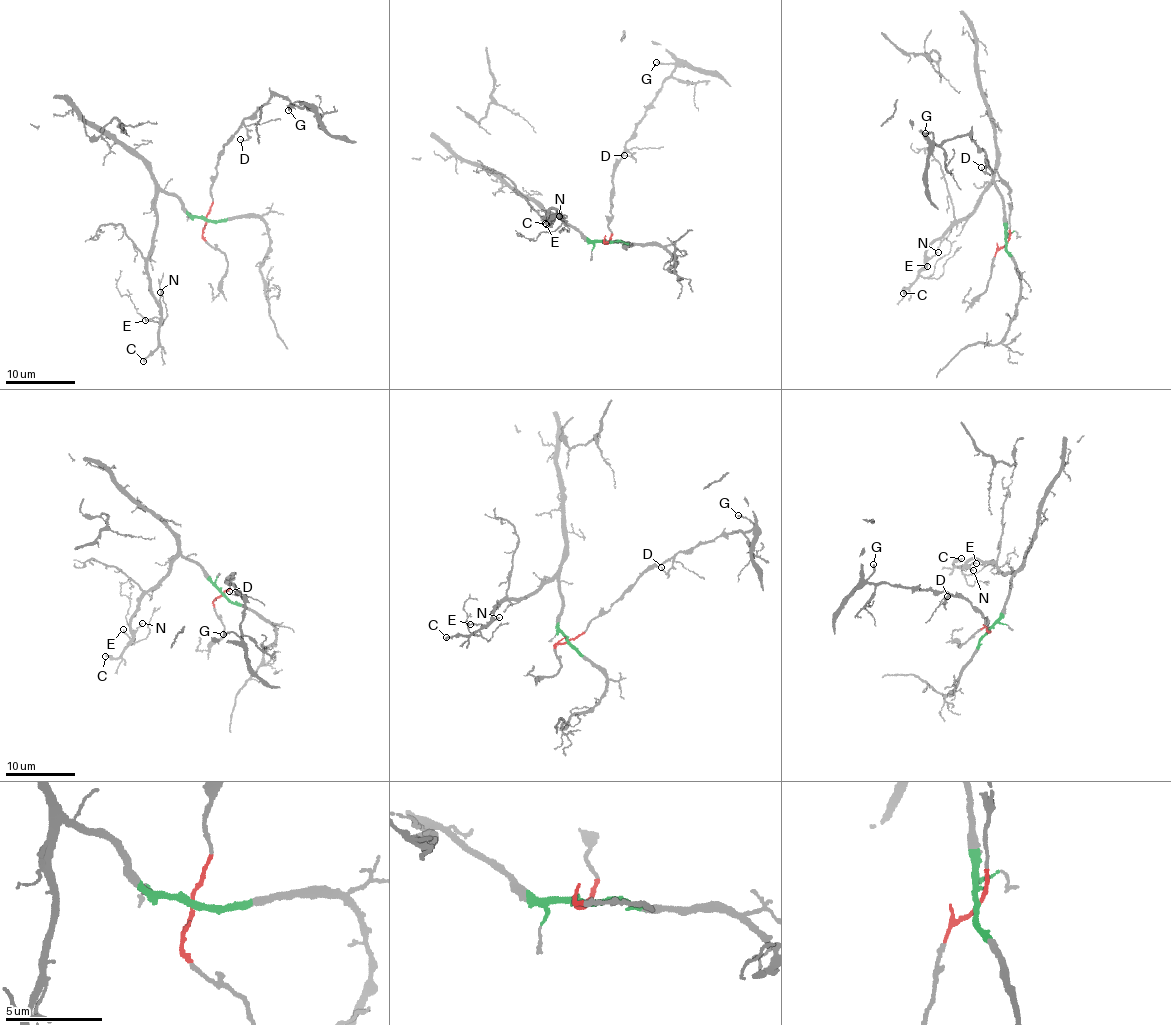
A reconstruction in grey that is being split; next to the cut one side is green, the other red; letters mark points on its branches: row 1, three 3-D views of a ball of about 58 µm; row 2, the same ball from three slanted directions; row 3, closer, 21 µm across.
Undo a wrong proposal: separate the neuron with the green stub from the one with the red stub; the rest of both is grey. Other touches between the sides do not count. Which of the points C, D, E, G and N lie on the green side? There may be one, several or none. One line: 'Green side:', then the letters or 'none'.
Green side: C, E, N

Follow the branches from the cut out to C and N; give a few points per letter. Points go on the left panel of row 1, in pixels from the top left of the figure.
C: (206, 220), (194, 218), (175, 196), (160, 190), (147, 262), (150, 292), (160, 309), (160, 343), (143, 361)
N: (206, 220), (194, 218), (175, 196), (160, 190), (147, 262), (150, 292), (158, 302), (160, 291)

